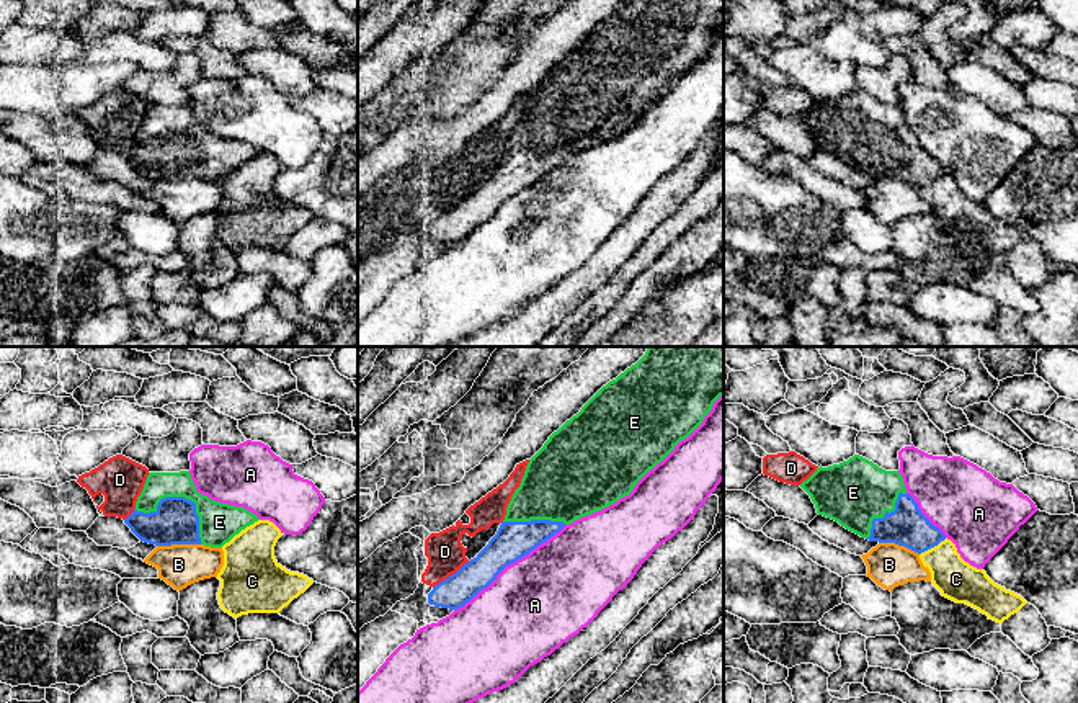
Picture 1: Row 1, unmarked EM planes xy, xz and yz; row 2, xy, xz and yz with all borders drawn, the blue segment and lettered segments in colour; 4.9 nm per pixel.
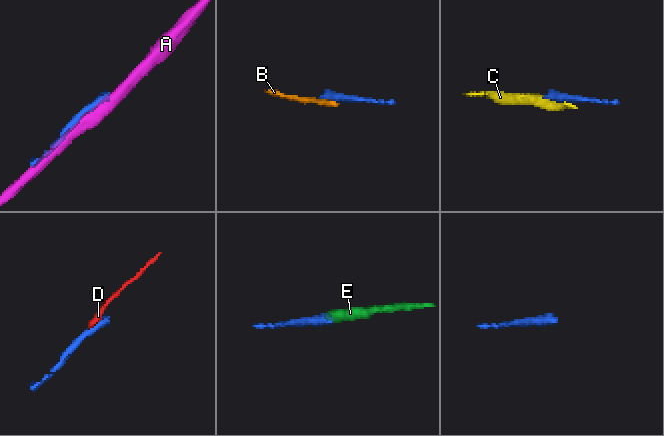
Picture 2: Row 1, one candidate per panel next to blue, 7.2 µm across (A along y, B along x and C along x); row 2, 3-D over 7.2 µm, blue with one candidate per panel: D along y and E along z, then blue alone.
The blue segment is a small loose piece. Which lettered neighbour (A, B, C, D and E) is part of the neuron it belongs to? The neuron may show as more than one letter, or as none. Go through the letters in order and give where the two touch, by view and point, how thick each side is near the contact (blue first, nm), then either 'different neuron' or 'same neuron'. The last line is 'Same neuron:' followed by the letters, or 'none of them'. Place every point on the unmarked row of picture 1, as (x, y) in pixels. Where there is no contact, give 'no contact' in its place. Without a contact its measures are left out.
A: contact xz (510, 197); calibres 190 and 460 nm; different neuron
B: contact xy (178, 177); calibres 220 and 200 nm; different neuron
C: contact yz (933, 180); calibres 190 and 200 nm; different neuron
D: contact xz (453, 208); calibres 160 and 190 nm; different neuron
E: contact xy (183, 131); calibres 220 and 190 nm; same neuron
Same neuron: E

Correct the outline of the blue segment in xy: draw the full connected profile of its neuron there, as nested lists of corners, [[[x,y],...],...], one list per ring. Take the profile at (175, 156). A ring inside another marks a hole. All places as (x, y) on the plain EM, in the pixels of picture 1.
[[[189,105],[149,106],[134,146],[124,154],[144,177],[155,180],[204,178],[222,181],[235,168],[260,152],[243,141],[211,134],[196,124]]]

